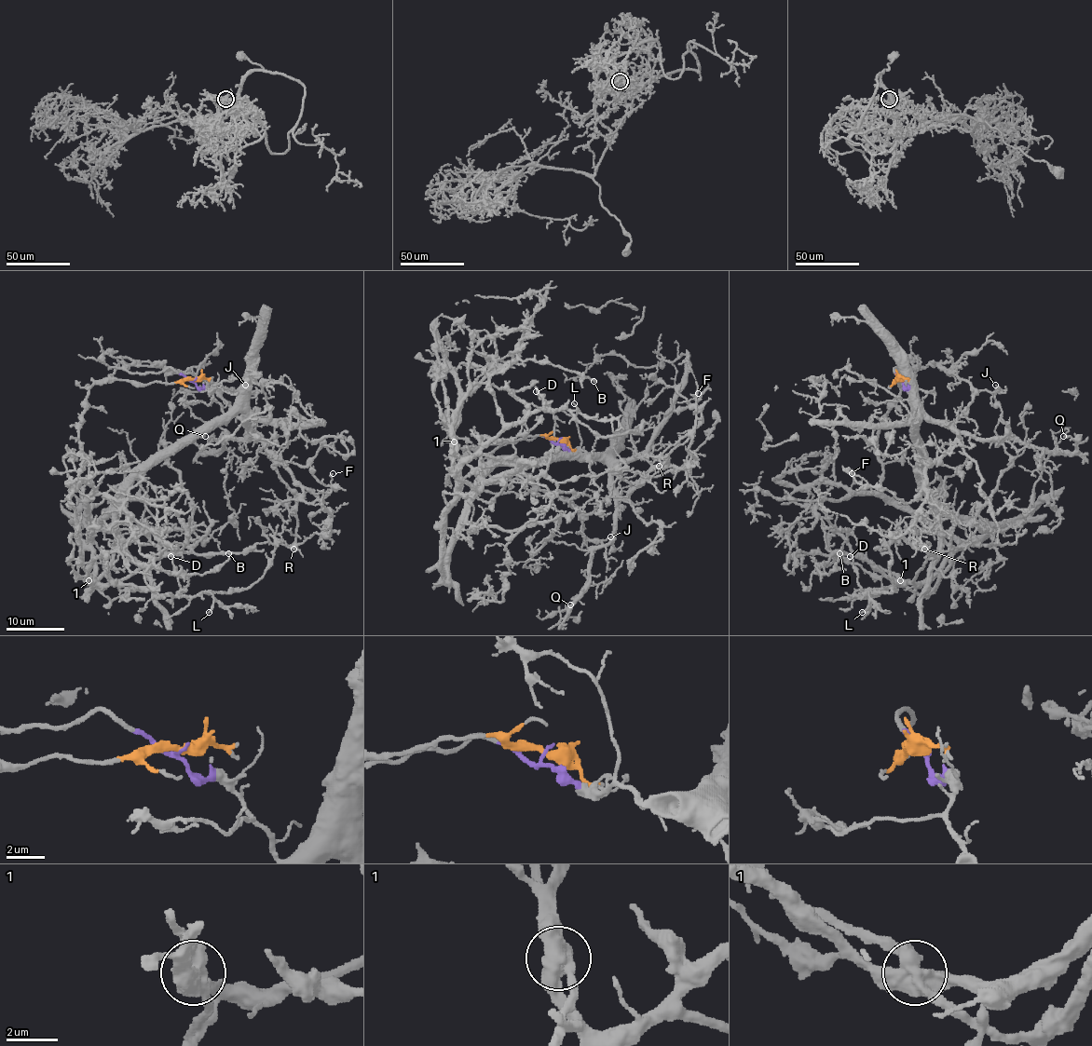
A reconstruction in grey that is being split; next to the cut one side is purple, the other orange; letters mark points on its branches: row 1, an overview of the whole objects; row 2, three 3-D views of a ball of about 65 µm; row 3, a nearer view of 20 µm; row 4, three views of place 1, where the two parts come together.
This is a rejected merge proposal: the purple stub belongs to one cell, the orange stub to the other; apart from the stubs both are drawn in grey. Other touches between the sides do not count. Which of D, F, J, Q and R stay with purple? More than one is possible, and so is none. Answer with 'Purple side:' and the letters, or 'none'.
Purple side: F, J, Q, R

